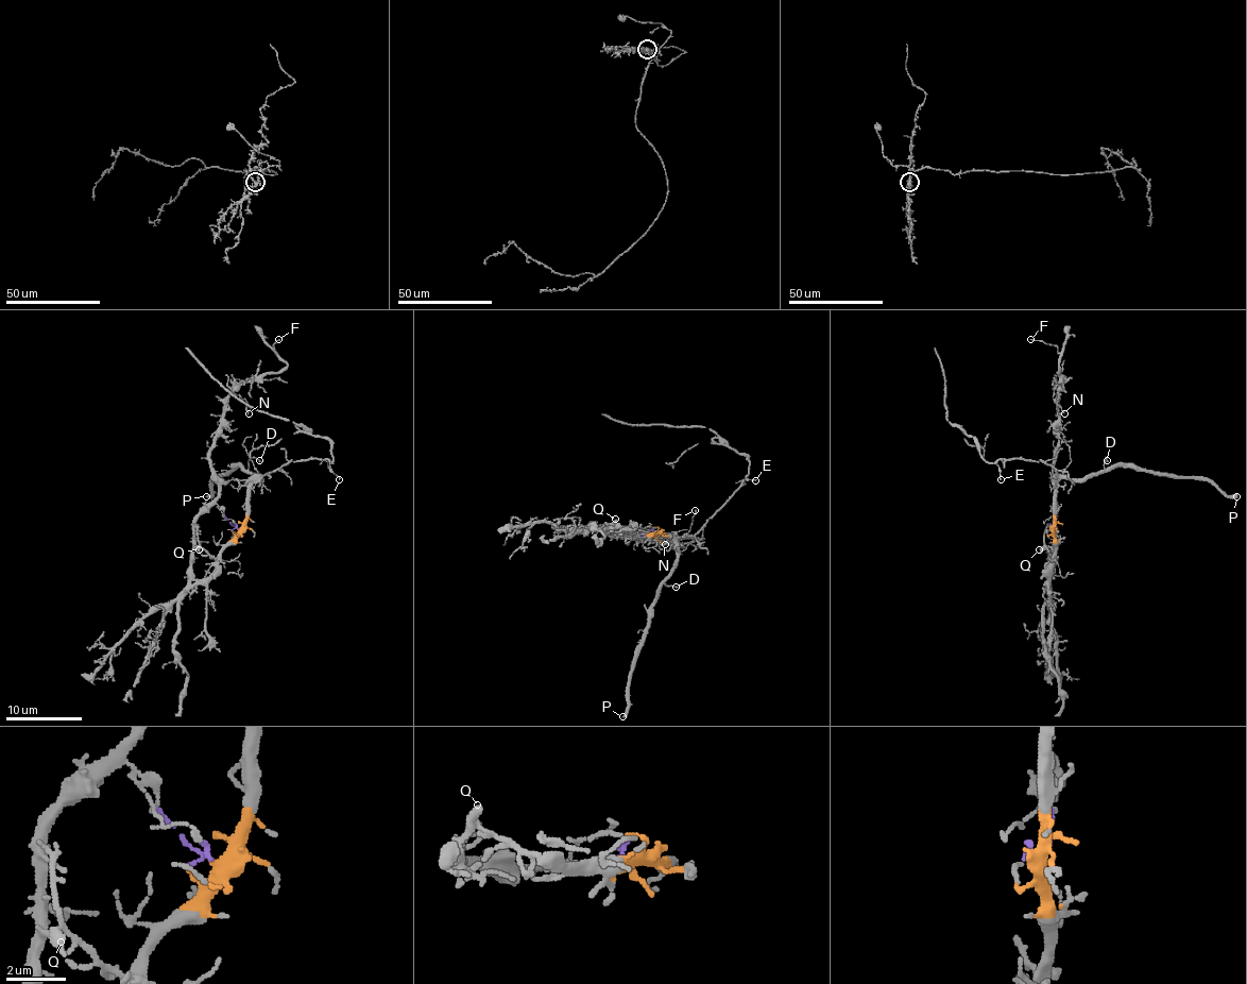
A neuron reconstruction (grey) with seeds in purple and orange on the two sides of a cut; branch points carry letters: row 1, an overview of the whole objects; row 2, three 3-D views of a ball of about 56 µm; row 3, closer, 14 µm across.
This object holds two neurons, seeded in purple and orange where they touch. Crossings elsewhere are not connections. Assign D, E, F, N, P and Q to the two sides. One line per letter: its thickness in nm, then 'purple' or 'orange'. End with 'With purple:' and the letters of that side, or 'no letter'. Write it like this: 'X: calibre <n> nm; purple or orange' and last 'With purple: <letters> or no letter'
D: calibre 130 nm; orange
E: calibre 110 nm; orange
F: calibre 110 nm; purple
N: calibre 140 nm; purple
P: calibre 360 nm; orange
Q: calibre 360 nm; purple
With purple: F, N, Q

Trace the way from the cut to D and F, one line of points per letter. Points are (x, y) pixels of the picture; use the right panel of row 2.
D: (1052, 527), (1054, 486), (1061, 478), (1086, 478), (1102, 470), (1105, 457), (1107, 461)
F: (1052, 527), (1056, 523), (1052, 474), (1058, 436), (1058, 392), (1061, 384), (1058, 374), (1058, 348), (1029, 340)

